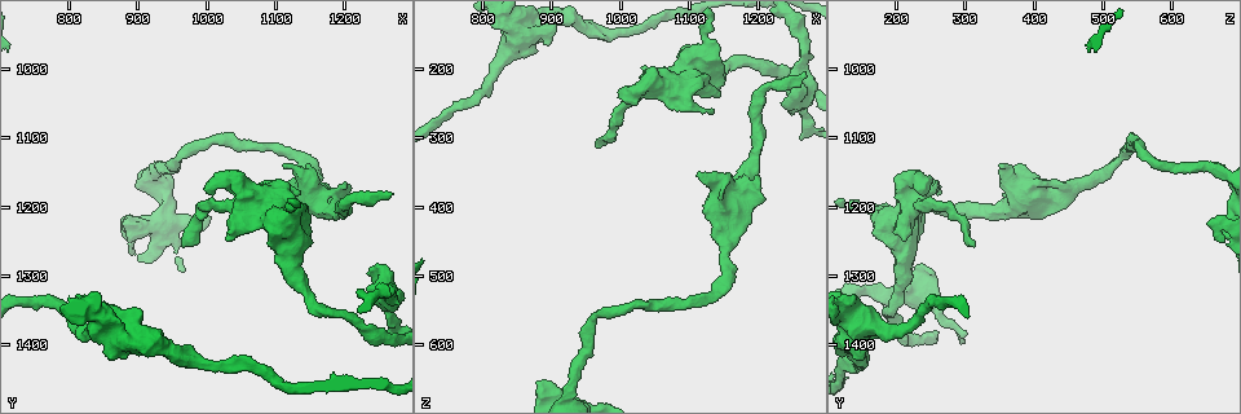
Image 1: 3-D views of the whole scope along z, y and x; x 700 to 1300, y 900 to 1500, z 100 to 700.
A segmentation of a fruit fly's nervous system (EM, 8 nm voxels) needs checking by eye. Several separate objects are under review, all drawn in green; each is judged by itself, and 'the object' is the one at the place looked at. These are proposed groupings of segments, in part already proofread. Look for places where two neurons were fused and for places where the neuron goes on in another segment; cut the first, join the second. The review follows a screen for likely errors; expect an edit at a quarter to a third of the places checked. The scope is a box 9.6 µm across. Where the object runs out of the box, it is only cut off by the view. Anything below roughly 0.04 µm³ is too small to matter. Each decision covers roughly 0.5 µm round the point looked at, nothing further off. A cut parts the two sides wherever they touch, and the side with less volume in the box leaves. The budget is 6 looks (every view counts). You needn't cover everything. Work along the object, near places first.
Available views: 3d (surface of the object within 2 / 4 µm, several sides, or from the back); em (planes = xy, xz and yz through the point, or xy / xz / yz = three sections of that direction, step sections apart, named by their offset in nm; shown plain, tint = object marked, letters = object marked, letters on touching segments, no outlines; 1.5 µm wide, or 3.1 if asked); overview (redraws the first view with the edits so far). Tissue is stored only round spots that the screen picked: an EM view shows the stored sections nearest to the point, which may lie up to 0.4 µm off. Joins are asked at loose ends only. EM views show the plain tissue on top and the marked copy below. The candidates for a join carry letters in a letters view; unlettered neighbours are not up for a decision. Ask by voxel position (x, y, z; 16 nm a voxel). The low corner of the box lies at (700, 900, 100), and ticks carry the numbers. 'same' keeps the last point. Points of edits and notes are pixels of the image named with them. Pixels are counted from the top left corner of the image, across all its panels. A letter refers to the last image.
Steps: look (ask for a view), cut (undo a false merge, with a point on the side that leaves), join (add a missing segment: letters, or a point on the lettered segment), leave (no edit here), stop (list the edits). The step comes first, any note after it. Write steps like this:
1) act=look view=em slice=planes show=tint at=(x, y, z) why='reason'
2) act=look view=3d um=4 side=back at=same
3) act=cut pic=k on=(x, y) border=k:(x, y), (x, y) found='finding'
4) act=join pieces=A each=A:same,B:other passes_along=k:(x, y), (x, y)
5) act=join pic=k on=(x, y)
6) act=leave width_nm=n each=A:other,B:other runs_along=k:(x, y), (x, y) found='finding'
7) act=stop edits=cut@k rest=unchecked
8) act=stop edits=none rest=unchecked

act=look view=em slice=planes show=letters at=(970, 1260, 310) why='free end'

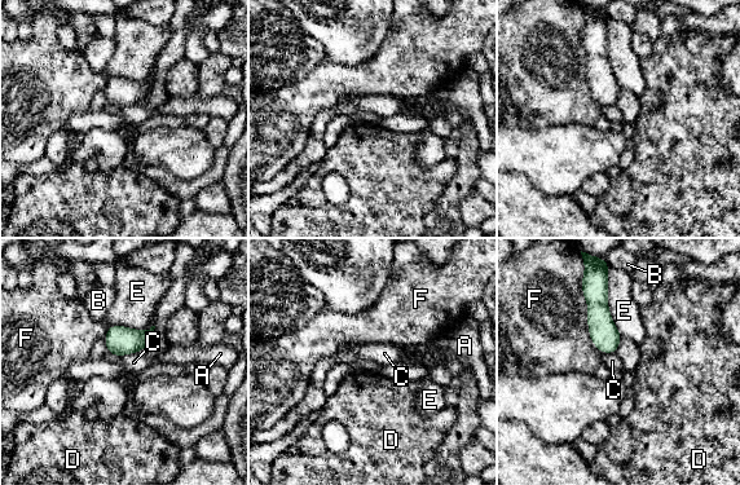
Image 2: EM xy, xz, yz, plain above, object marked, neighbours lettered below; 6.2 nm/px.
act=leave each=A:other,B:other,C:other,D:other,E:other,F:other border=2:(137, 352), (130, 352), (119, 357) found='no lettered segment goes on from it'

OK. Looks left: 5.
act=look view=em slice=planes show=tint at=(1240, 1290, 240) why='thick end'

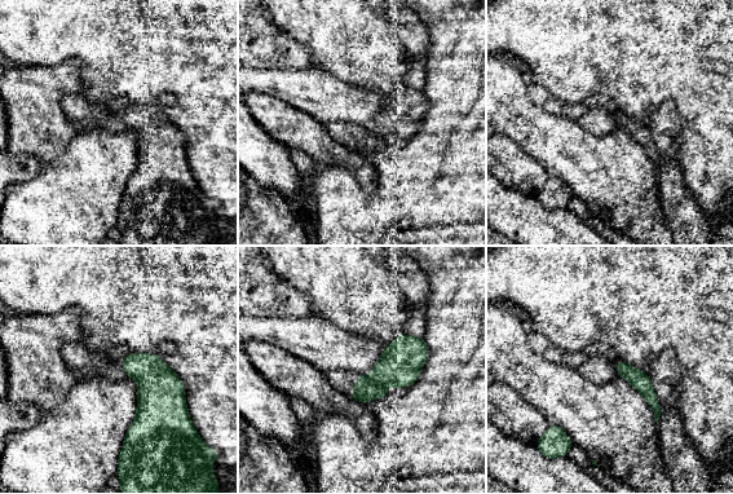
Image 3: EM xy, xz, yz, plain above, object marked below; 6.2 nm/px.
act=look view=em slice=planes show=letters at=same

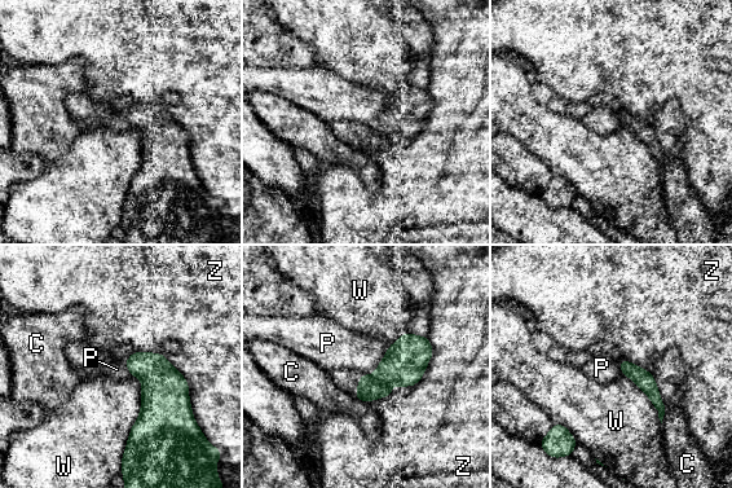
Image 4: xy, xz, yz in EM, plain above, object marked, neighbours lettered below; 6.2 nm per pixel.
act=join pieces=P each=C:other,P:same,W:other,Z:other passes_along=4:(405, 361), (375, 370), (342, 348) found='the neuron continues'

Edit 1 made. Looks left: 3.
act=look view=overview why='redraw'

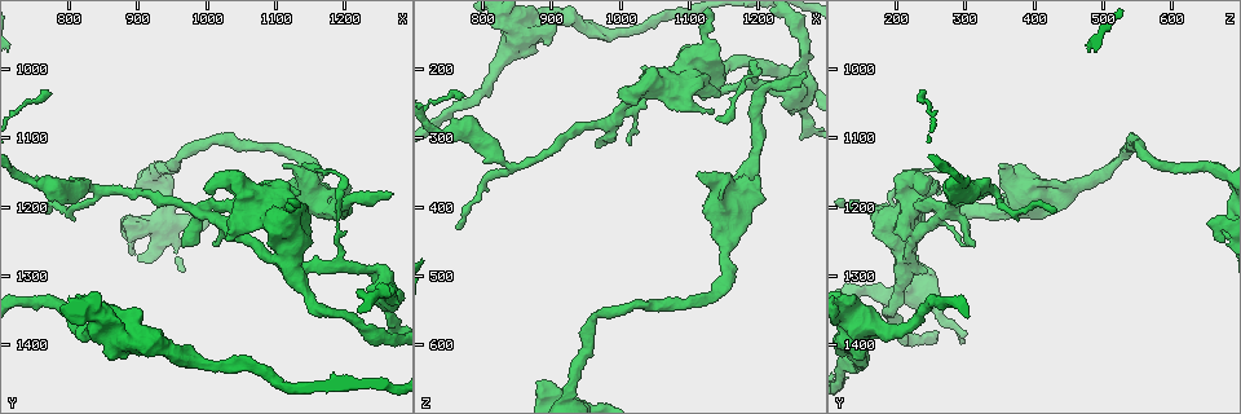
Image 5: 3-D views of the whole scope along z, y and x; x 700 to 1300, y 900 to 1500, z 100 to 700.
act=look view=em slice=planes show=letters at=(1275, 1390, 220) why='narrows sharply'

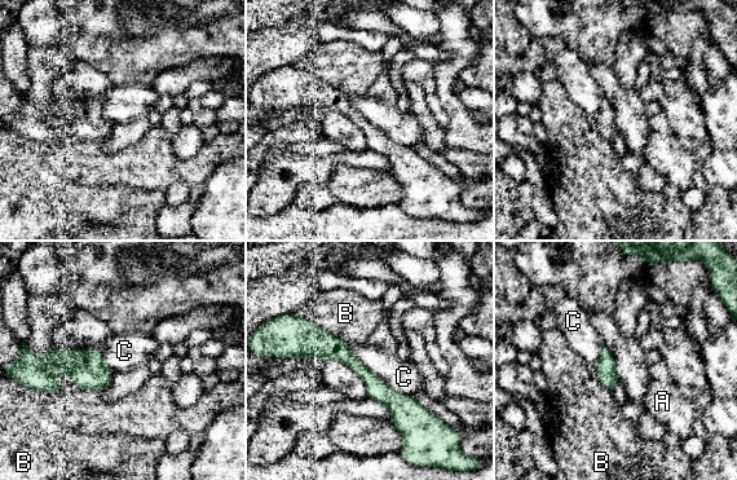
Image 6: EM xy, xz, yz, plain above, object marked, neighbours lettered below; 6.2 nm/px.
act=leave longest_contact=C:550nm each=A:other,B:other,C:other runs_along=6:(304, 325), (410, 415), (428, 415) found='one neuron here'

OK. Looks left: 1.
act=stop edits=join@4 rest=unchecked

